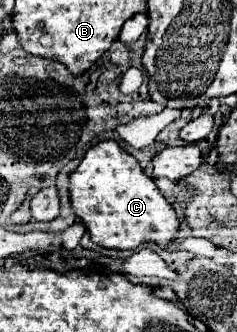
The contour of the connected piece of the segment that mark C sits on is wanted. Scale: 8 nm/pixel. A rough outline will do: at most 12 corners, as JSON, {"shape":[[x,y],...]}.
{"shape":[[116,141],[70,175],[92,241],[168,247],[180,229],[154,179]]}

